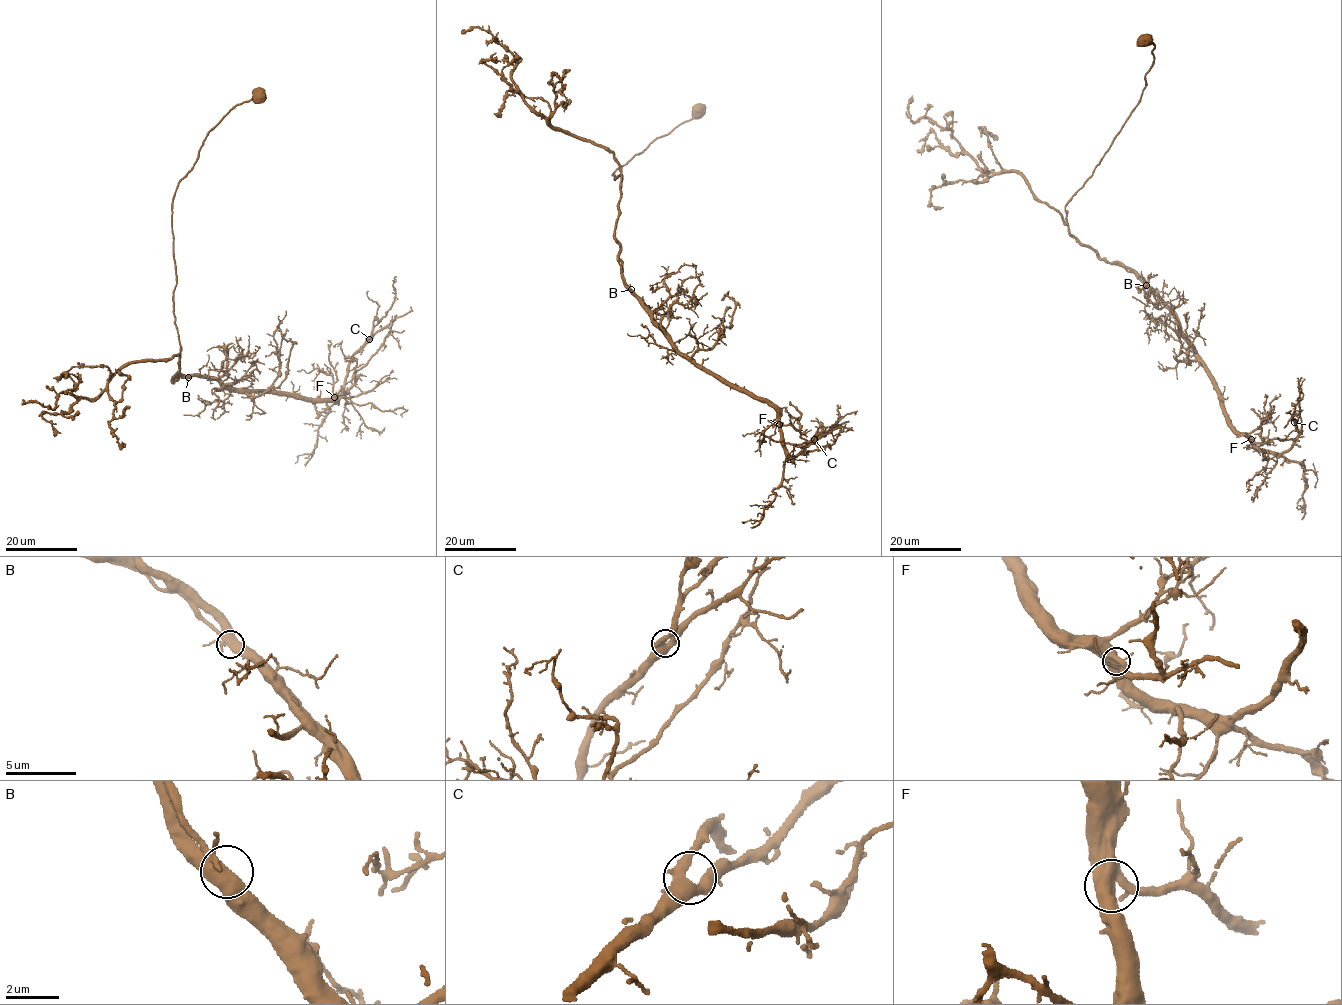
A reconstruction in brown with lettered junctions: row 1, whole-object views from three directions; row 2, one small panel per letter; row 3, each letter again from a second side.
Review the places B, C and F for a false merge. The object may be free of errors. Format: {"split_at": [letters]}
{"split_at": []}

